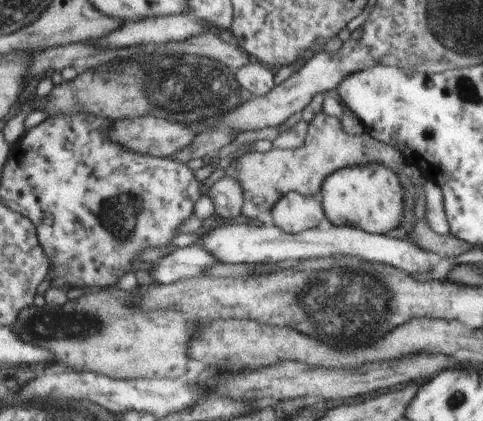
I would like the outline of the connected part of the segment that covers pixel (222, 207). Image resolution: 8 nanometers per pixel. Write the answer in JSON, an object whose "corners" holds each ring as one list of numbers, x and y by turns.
{"corners":[[229,173,209,190,216,213,224,218,242,216,245,207,245,190,235,174]]}

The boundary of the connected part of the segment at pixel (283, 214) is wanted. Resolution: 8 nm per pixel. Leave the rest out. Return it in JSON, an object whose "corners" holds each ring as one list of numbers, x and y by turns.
{"corners":[[296,191,282,198,272,214,276,225,294,234,318,228,327,220,323,202]]}

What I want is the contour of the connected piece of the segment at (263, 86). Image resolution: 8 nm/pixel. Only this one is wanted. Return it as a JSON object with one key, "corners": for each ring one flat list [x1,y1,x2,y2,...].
{"corners":[[253,59,236,73,240,84,254,96,267,95,276,87,276,76,274,76,274,72,260,60]]}

